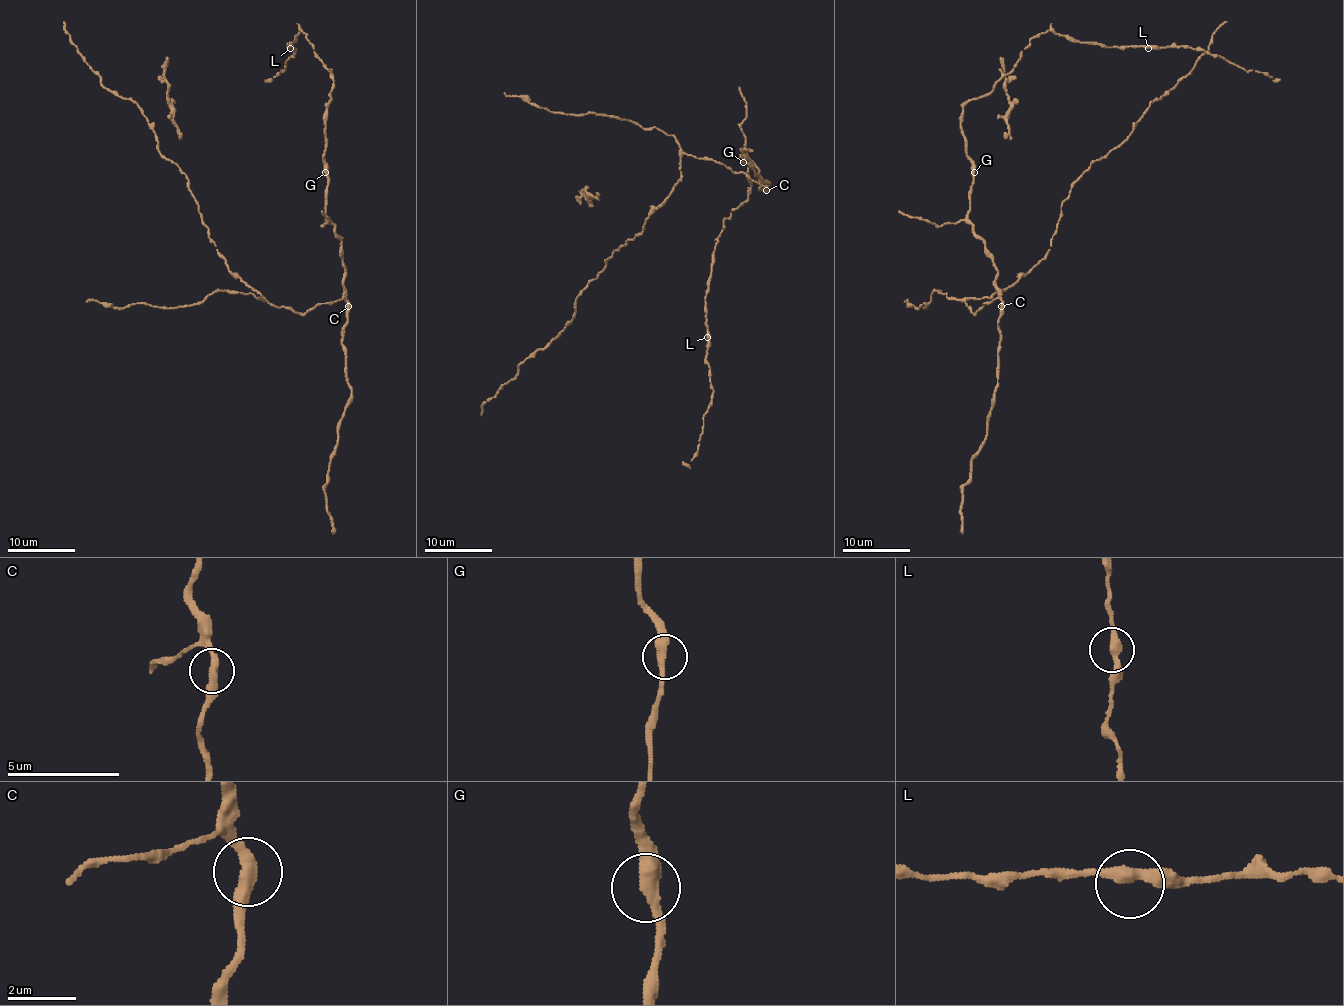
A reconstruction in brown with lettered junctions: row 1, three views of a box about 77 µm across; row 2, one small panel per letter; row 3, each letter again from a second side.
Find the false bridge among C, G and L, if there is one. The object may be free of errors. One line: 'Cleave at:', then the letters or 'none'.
Cleave at: none

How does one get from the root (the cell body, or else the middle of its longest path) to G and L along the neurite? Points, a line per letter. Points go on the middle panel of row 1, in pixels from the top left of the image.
G: (760, 184), (760, 171), (744, 156), (743, 162)
L: (760, 184), (760, 171), (741, 157), (743, 149), (751, 191), (724, 220), (714, 249), (705, 294), (707, 337)

